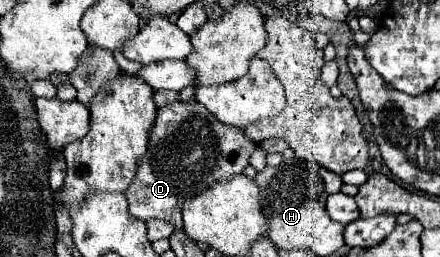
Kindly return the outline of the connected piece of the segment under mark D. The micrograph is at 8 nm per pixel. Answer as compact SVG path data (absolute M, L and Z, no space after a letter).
M174 102L158 108L146 154L138 160L138 170L126 190L130 214L140 220L158 218L182 228L182 204L206 190L212 182L240 174L256 144L240 128L224 126L200 102Z

